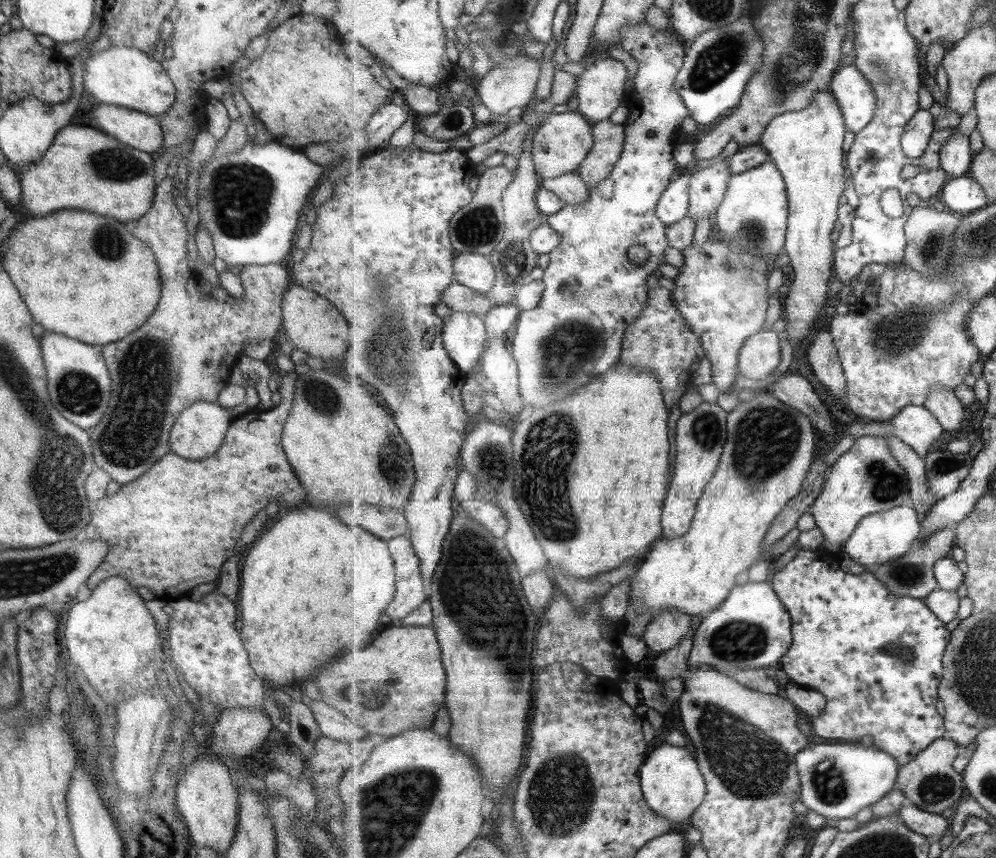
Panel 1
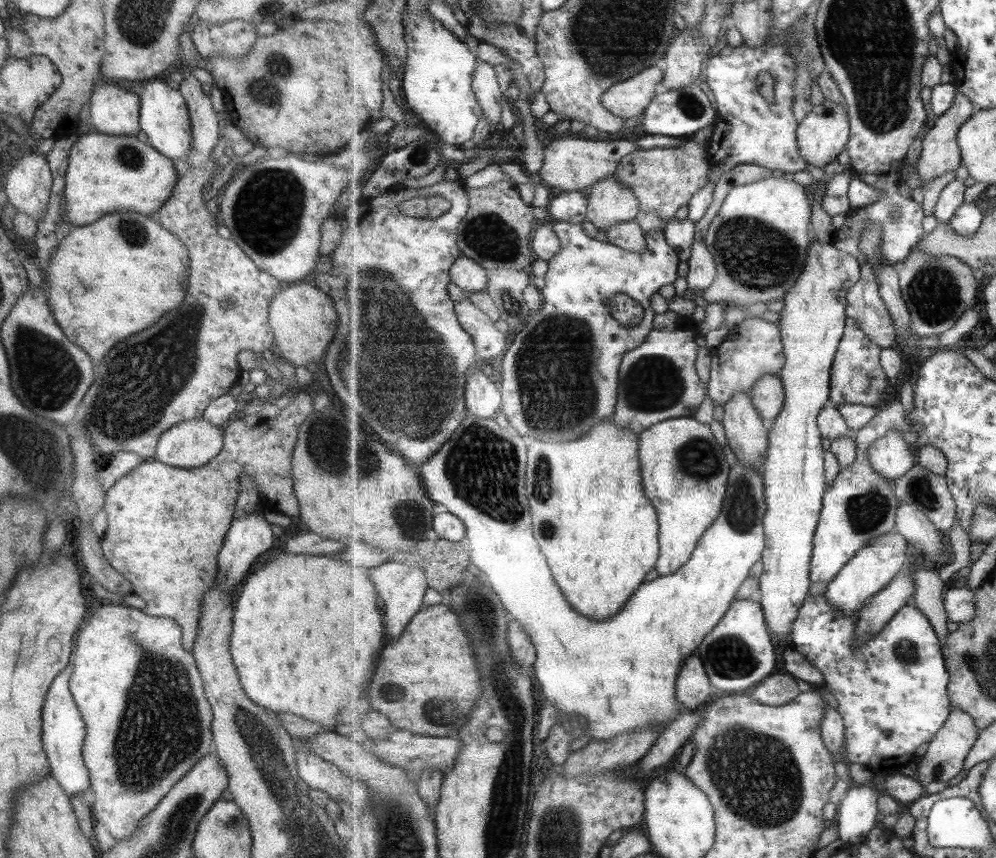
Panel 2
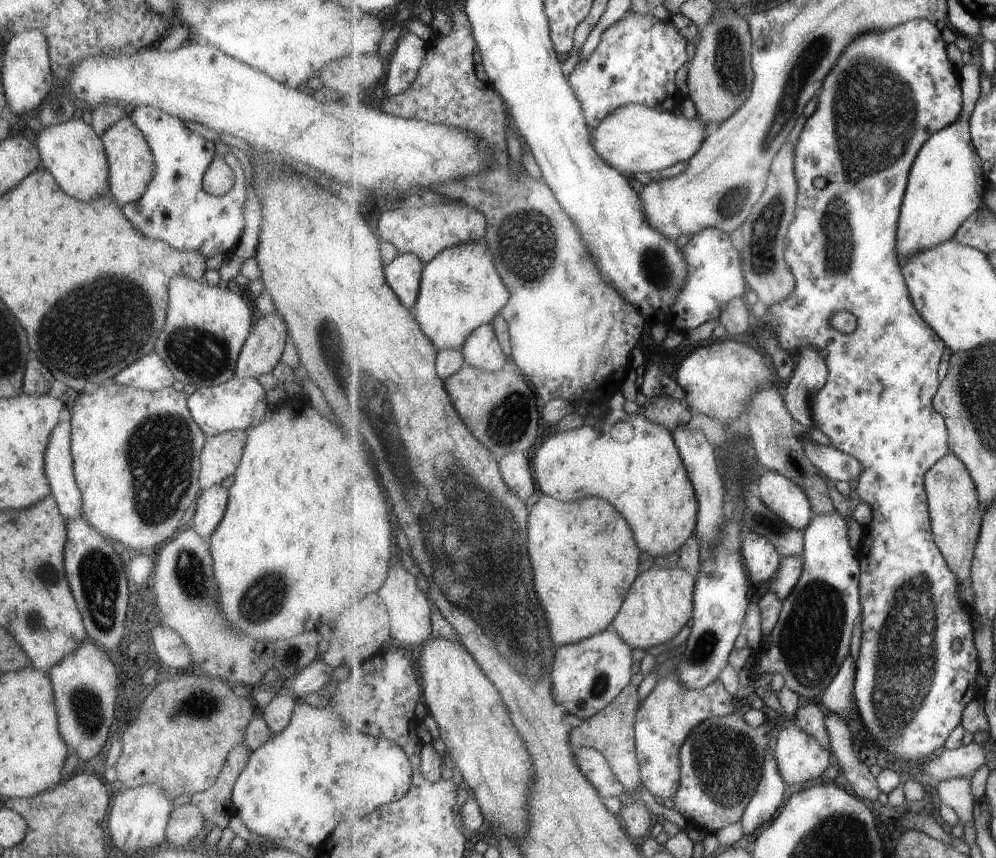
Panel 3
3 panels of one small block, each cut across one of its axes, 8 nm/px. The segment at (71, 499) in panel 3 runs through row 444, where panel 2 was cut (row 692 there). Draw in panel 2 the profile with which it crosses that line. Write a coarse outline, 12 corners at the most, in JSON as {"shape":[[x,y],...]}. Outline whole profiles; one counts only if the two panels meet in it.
{"shape":[[68,680],[51,681],[41,709],[49,770],[67,796],[89,786],[83,722]]}

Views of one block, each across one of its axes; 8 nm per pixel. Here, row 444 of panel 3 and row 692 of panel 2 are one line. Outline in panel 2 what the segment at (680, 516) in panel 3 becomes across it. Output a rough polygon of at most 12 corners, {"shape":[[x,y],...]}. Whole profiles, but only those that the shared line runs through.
{"shape":[[468,414],[417,469],[593,741],[678,718],[677,681],[762,560],[738,461],[692,559],[619,615],[571,606],[527,446]]}

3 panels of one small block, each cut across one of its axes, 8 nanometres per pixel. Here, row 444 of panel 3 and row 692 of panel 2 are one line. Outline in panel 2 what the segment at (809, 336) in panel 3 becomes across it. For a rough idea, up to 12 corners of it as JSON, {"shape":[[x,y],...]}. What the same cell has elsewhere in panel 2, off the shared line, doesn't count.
{"shape":[[809,596],[791,647],[825,675],[847,763],[910,760],[952,711],[915,604],[867,642]]}

